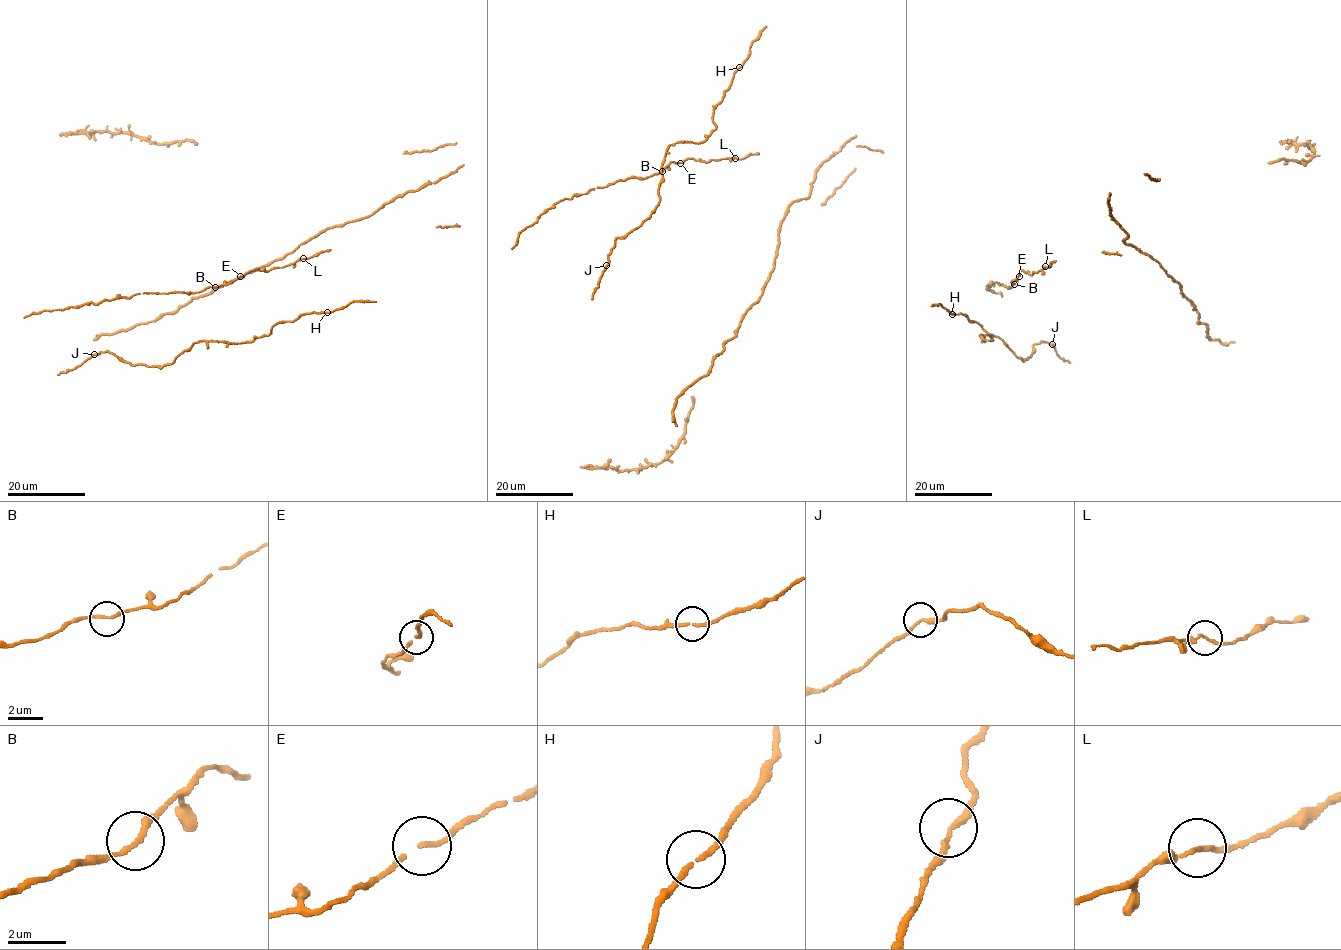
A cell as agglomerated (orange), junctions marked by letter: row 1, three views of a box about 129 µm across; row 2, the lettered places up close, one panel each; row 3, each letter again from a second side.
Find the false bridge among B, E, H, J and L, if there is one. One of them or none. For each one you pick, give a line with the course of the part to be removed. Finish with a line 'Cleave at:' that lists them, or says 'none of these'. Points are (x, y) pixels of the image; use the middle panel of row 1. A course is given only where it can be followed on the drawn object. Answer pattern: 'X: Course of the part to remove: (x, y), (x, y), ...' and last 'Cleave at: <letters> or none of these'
Cleave at: none of these

